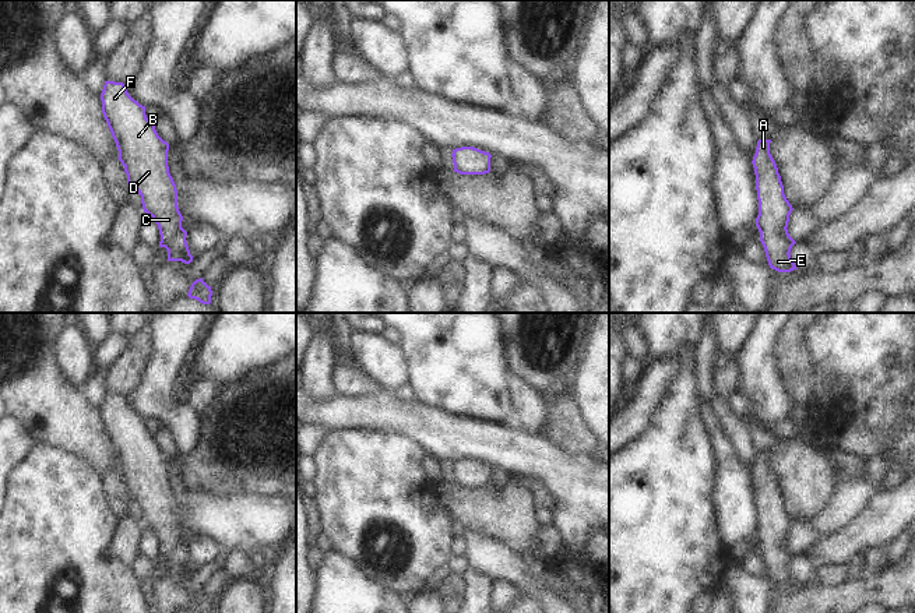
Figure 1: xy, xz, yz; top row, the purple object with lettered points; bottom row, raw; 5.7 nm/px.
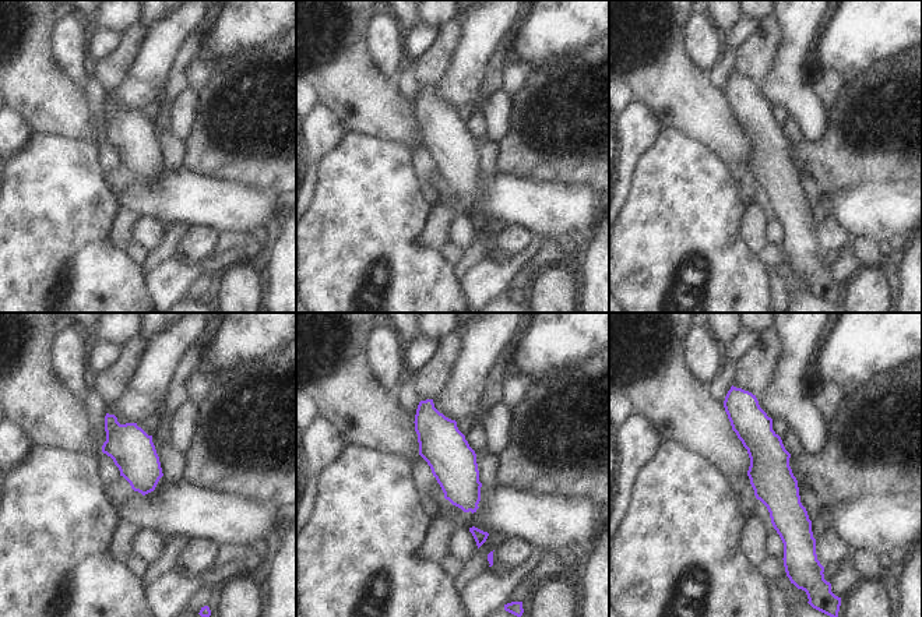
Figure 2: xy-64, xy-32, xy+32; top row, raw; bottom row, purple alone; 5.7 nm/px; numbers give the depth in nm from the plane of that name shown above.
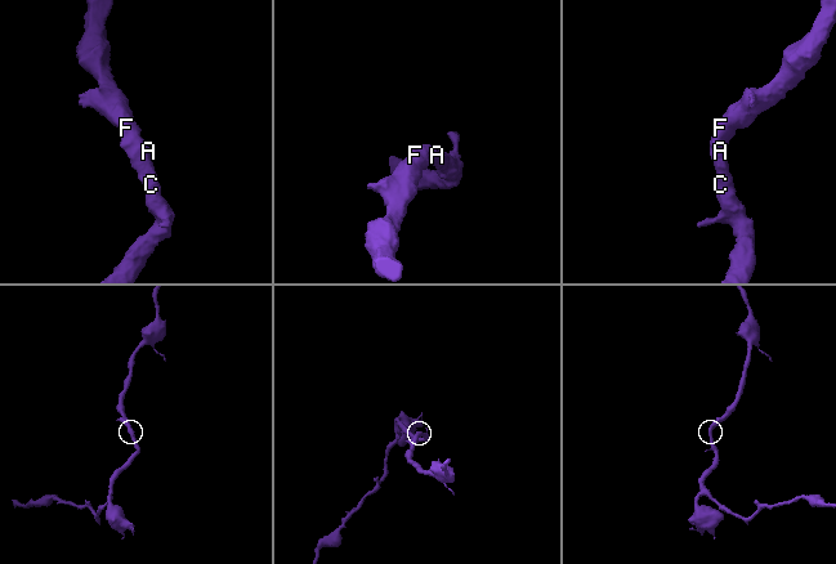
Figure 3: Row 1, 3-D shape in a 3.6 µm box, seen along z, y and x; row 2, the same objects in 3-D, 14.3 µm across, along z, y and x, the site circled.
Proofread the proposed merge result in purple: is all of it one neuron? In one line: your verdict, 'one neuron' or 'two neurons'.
one neuron

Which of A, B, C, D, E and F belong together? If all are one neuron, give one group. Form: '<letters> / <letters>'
A B C D E F

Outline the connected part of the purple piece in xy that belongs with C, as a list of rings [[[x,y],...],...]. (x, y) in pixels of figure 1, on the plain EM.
[[[105,394],[101,413],[127,497],[138,504],[144,525],[158,538],[159,560],[168,563],[168,574],[190,577],[193,568],[168,479],[169,457],[158,448],[155,437],[147,431],[145,419],[129,408],[123,395]]]

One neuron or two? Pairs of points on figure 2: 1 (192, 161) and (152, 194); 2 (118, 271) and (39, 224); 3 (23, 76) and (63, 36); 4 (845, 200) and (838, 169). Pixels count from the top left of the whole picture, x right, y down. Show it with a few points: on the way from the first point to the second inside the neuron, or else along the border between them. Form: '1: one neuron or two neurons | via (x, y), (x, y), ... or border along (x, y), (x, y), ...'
1: two neurons | border along (183, 165), (199, 175), (215, 179)
2: one neuron | via (98, 271), (90, 271), (59, 243)
3: two neurons | border along (55, 21), (50, 30), (50, 56), (67, 77)
4: two neurons | border along (875, 180), (851, 186), (817, 187)

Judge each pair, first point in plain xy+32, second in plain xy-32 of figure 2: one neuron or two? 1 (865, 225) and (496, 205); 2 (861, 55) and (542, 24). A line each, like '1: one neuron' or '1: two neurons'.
1: one neuron
2: one neuron

